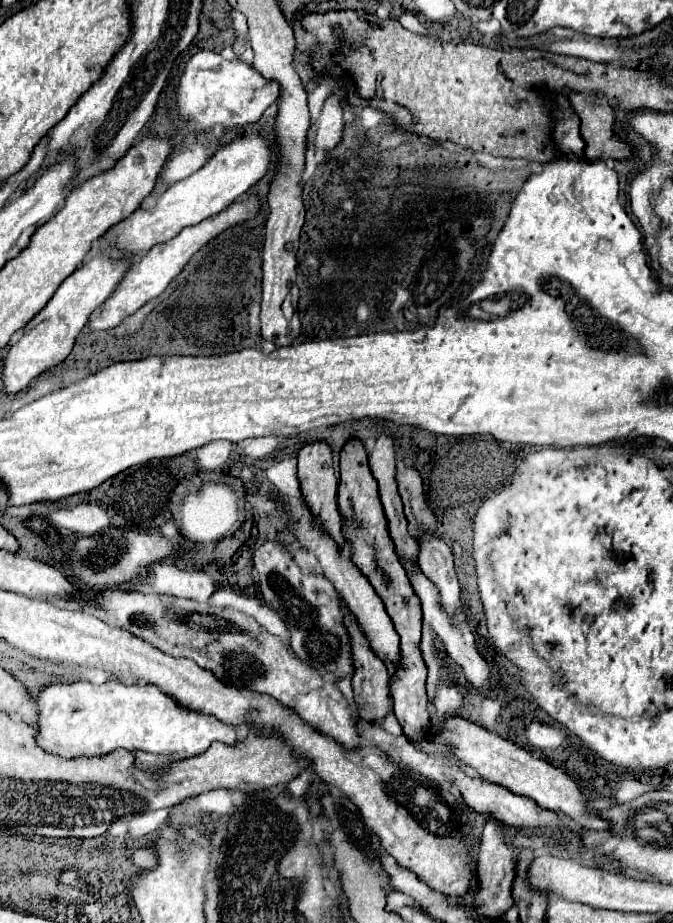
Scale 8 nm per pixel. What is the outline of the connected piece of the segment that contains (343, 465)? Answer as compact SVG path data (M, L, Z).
M358 439L348 441L340 453L340 477L342 481L338 487L338 507L344 517L344 527L352 555L350 559L382 597L386 611L400 635L400 669L396 669L396 673L390 677L394 713L406 737L426 739L426 733L430 731L430 715L426 709L426 665L419 647L422 630L420 599L416 599L416 593L408 583L408 575L394 553L394 543L388 535L388 521L378 497L378 483L368 467L366 449Z

